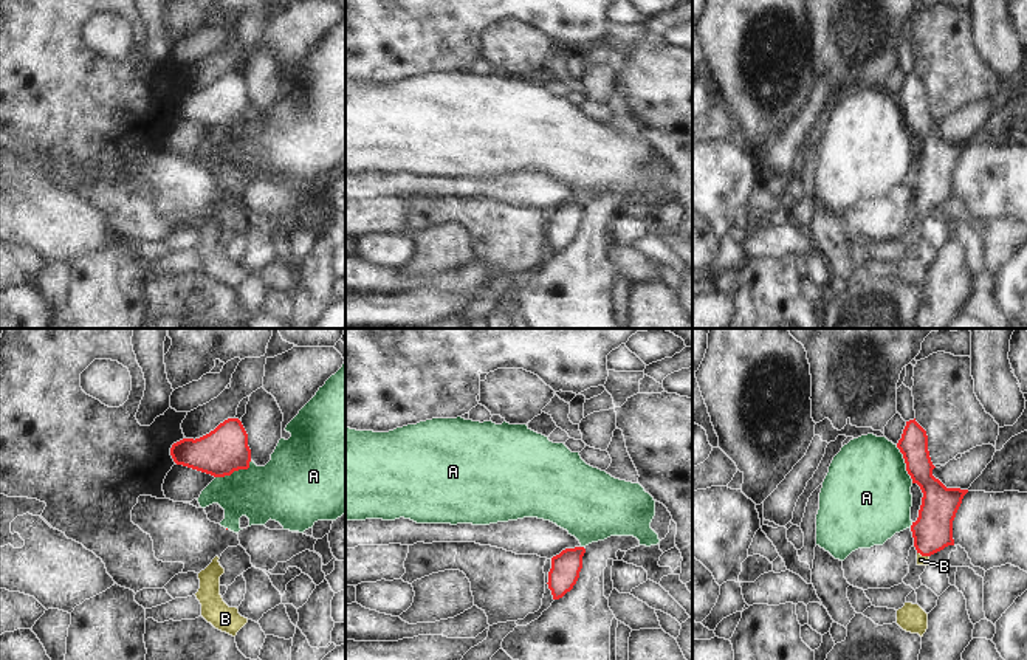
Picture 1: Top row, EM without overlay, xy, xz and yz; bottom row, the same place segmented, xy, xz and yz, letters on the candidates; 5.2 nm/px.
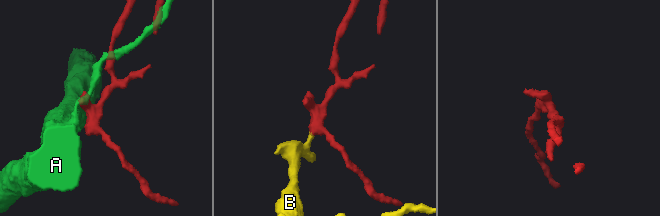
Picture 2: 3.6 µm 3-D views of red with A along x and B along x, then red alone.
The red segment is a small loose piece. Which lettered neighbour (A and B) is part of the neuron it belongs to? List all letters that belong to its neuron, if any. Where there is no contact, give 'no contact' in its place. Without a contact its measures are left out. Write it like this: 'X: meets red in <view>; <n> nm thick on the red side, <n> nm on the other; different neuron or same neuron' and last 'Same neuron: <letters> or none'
A: meets red in xy; 240 nm thick on the red side, 300 nm on the other; different neuron
B: meets red in yz; 200 nm thick on the red side, 50 nm on the other; same neuron
Same neuron: B

